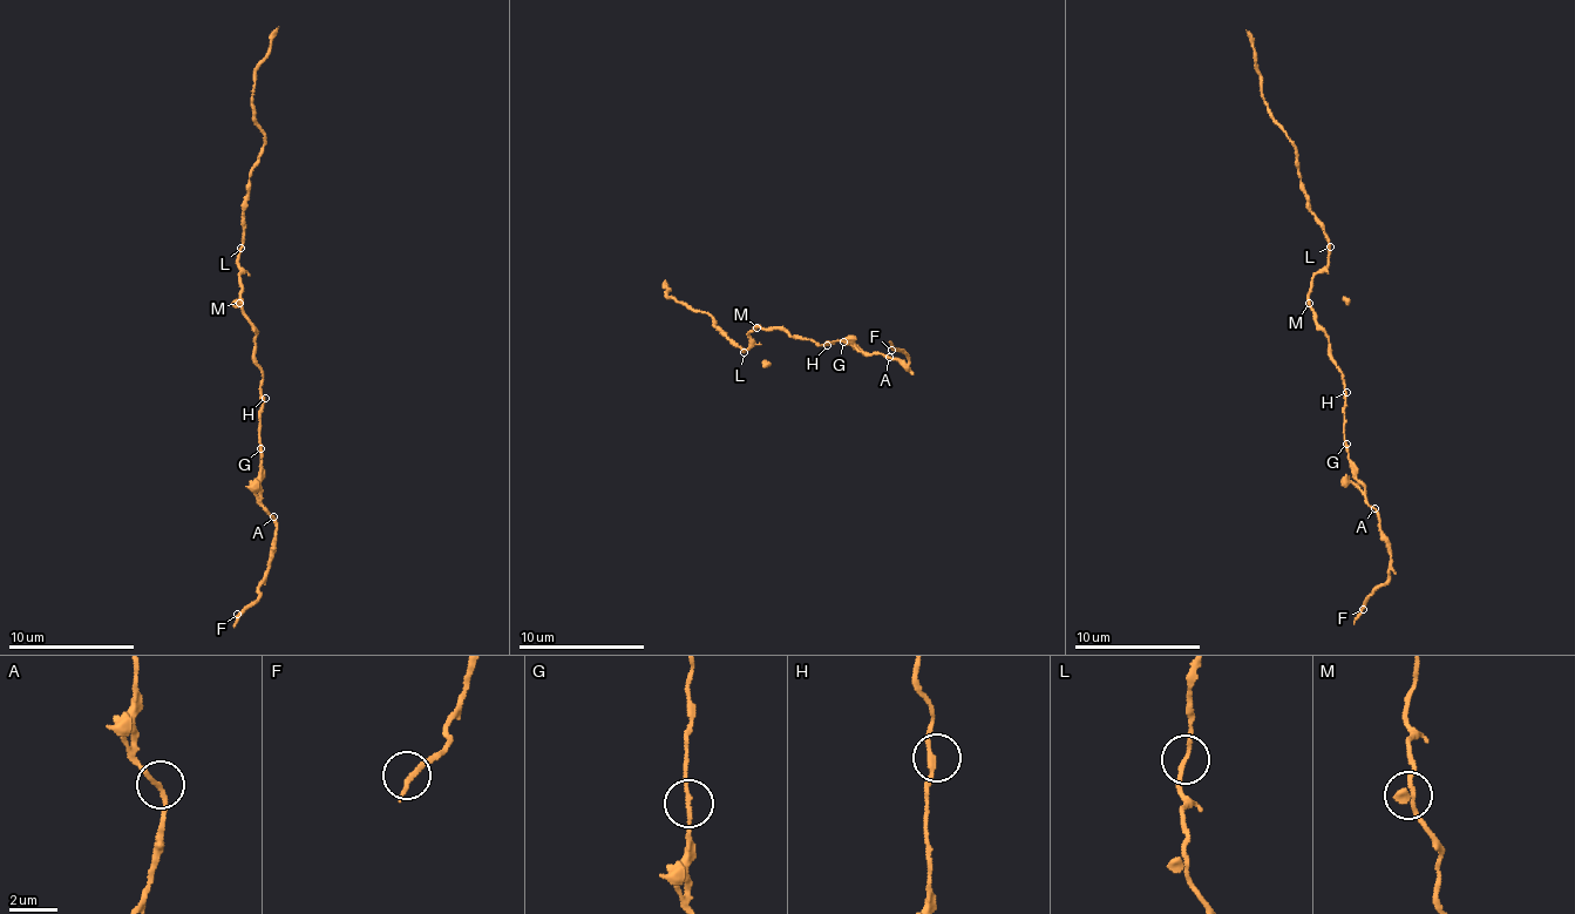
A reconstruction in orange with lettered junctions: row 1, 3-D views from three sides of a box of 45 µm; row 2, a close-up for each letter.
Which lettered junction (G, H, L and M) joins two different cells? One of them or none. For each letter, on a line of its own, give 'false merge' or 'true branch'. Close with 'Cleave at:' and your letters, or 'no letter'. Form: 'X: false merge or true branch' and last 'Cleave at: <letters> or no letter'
G: true branch
H: true branch
L: true branch
M: true branch
Cleave at: no letter

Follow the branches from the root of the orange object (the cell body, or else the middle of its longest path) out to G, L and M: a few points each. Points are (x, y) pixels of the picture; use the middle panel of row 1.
G: (781, 329), (792, 337), (799, 336), (819, 343), (817, 346), (843, 340)
L: (781, 329), (752, 329), (747, 332), (751, 340), (744, 352)
M: (781, 329), (757, 327)

